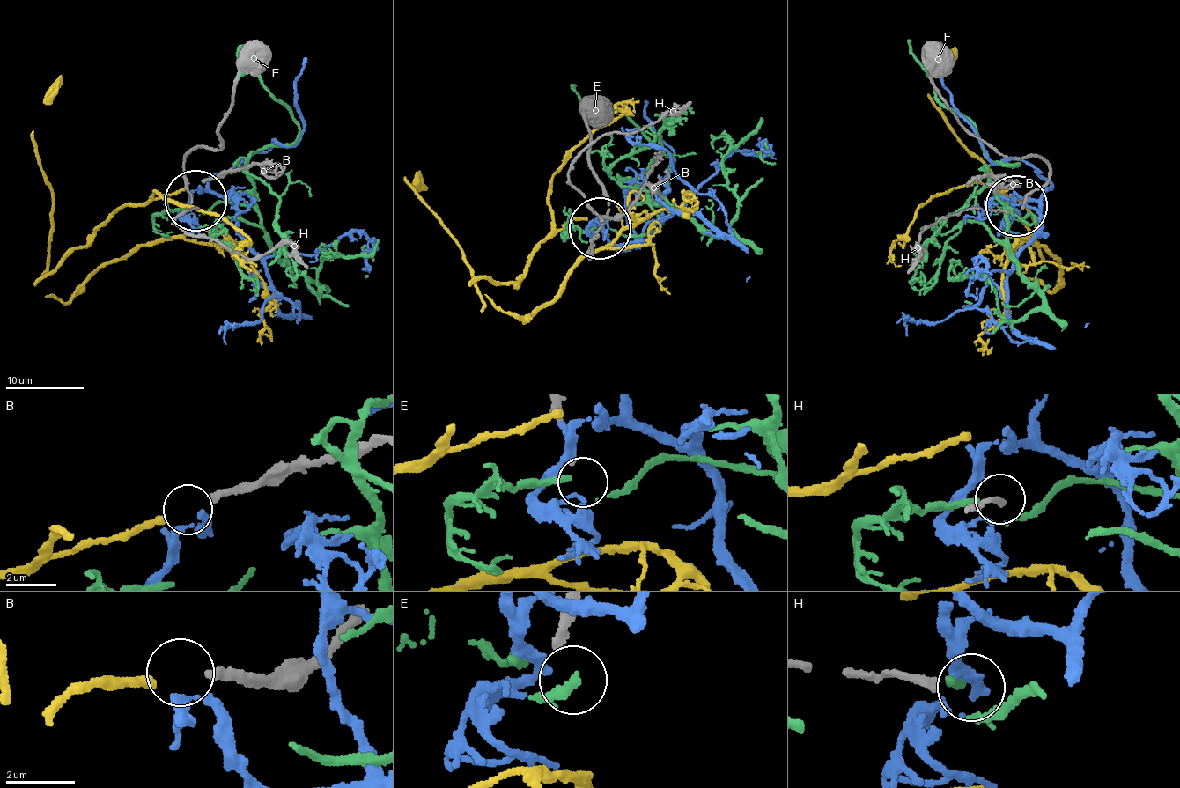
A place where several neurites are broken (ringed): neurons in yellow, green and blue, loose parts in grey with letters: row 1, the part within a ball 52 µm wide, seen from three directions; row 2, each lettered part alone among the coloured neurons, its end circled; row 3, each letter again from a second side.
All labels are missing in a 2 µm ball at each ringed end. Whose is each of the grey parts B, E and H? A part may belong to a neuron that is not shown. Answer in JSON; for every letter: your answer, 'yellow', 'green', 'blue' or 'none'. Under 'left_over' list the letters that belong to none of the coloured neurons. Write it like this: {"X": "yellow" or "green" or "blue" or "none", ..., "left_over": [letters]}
{"B": "yellow", "E": "none", "H": "none", "left_over": ["E", "H"]}

